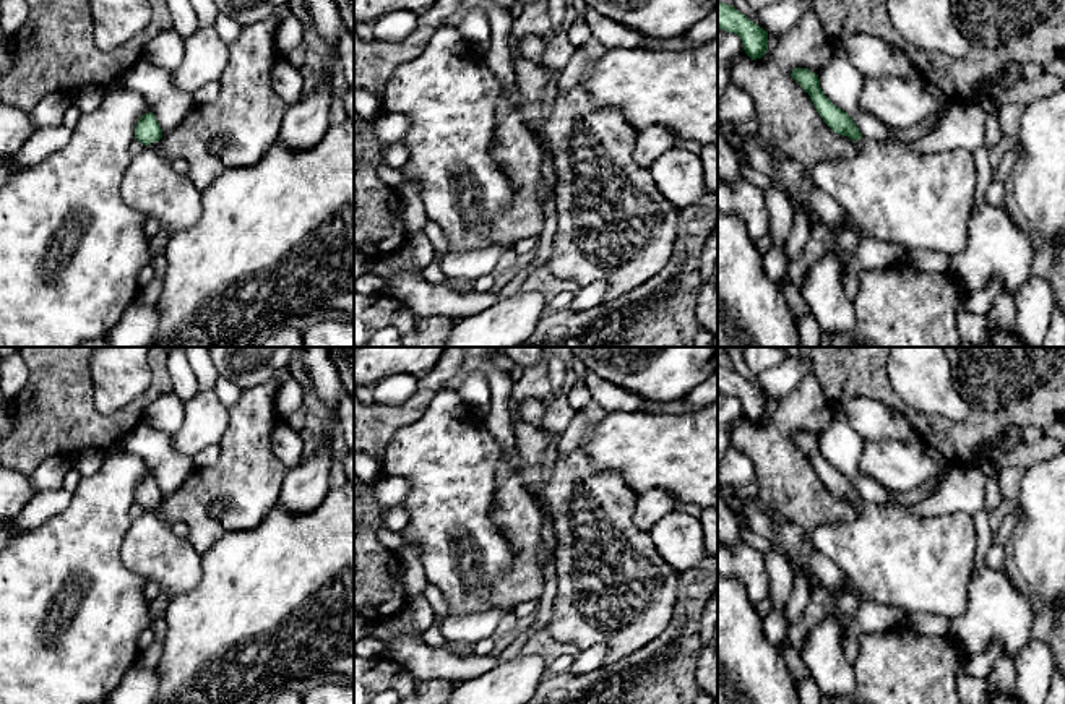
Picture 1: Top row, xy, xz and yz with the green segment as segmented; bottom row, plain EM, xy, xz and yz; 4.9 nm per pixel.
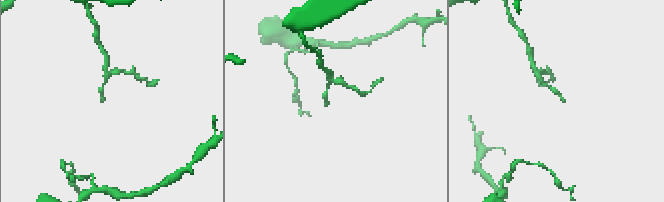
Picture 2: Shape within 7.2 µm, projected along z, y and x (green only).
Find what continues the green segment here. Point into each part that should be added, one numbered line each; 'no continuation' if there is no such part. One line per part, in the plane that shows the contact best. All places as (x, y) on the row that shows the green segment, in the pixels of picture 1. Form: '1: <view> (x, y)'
1: xy (150, 185)

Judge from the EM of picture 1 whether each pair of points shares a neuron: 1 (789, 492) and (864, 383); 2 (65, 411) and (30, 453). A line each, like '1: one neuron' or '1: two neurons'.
1: two neurons
2: one neuron

